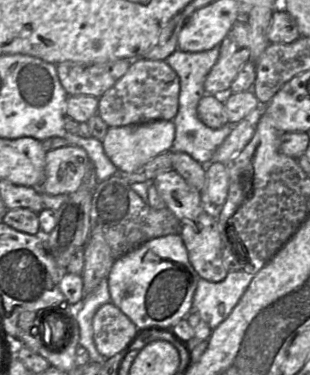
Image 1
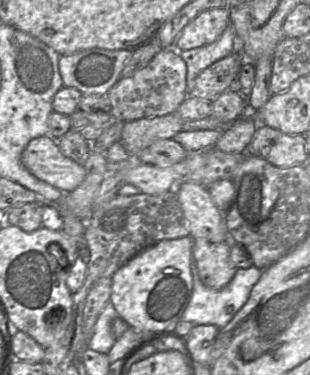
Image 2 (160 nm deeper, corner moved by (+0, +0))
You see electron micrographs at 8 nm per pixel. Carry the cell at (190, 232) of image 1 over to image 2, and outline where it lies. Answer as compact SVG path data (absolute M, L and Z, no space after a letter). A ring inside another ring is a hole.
M196 239L192 244L192 258L202 283L211 289L224 288L233 279L237 268L229 257L231 241L210 242Z

